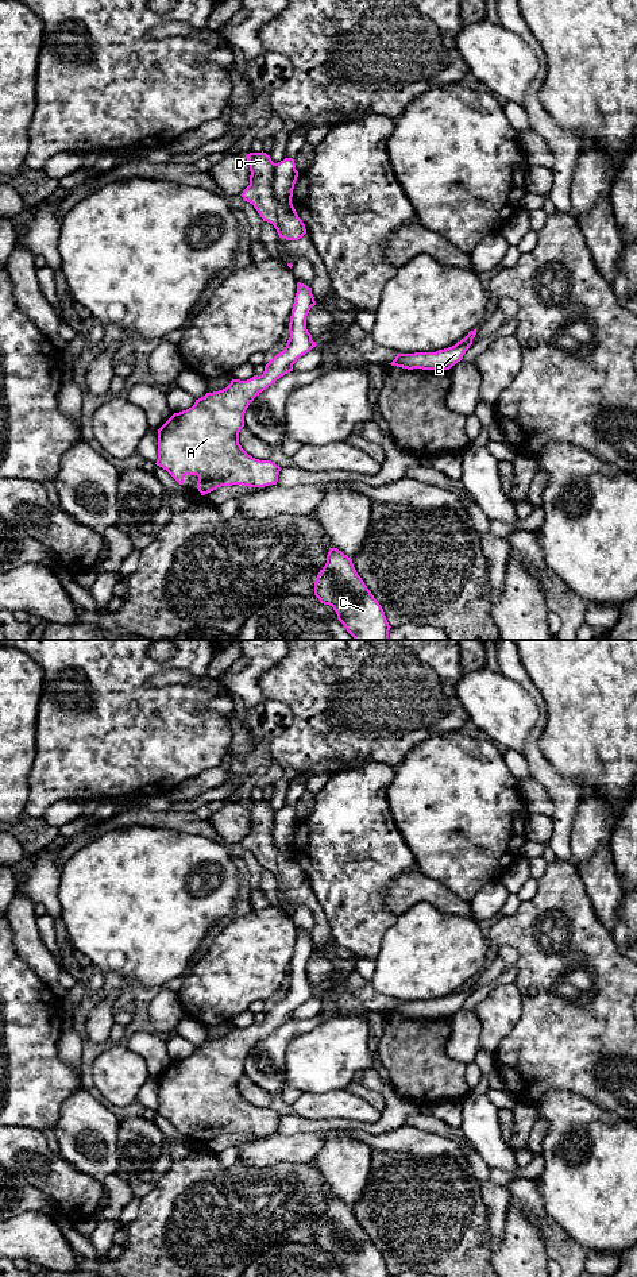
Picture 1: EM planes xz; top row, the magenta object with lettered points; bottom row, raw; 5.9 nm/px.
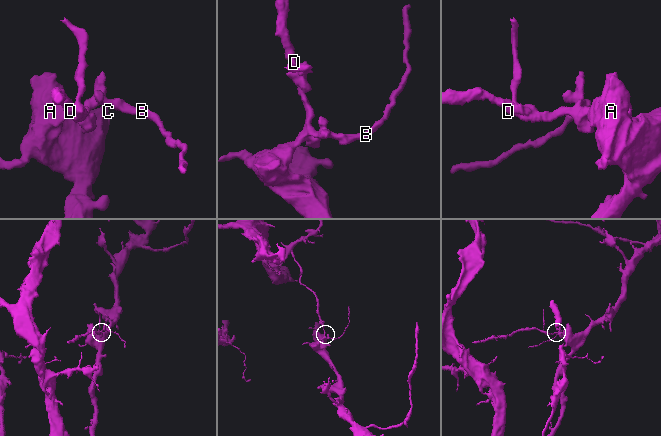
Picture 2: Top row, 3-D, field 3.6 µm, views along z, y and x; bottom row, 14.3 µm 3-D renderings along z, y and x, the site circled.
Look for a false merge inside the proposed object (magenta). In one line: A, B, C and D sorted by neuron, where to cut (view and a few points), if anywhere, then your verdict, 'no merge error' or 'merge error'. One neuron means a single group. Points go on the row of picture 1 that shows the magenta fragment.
A B C / D | xz (274, 164), (271, 195), (278, 201), (289, 204) | merge error

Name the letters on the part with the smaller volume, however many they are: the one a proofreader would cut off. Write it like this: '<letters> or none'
D

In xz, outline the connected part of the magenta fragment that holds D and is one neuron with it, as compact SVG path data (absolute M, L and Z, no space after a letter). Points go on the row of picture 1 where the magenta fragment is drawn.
M266 153L246 155L250 163L250 185L240 194L254 205L263 221L274 225L279 238L298 240L306 234L305 224L298 217L293 204L281 204L273 196L274 162Z

